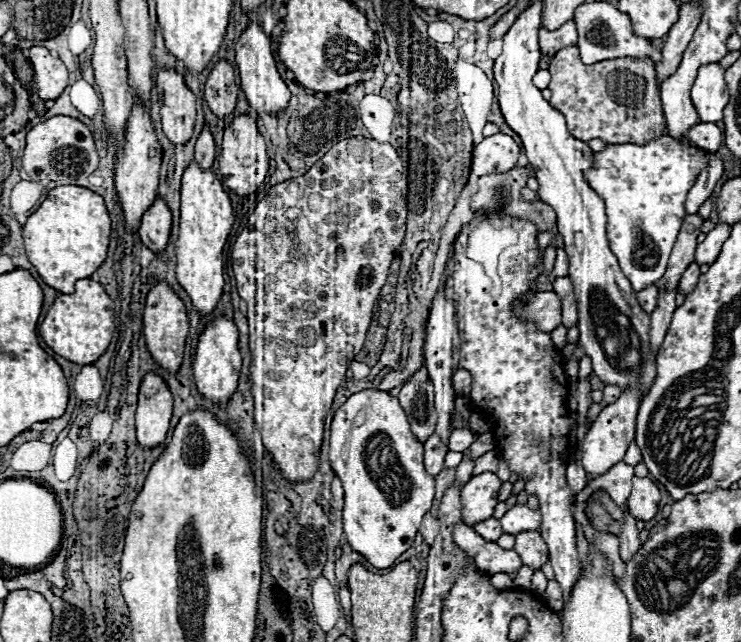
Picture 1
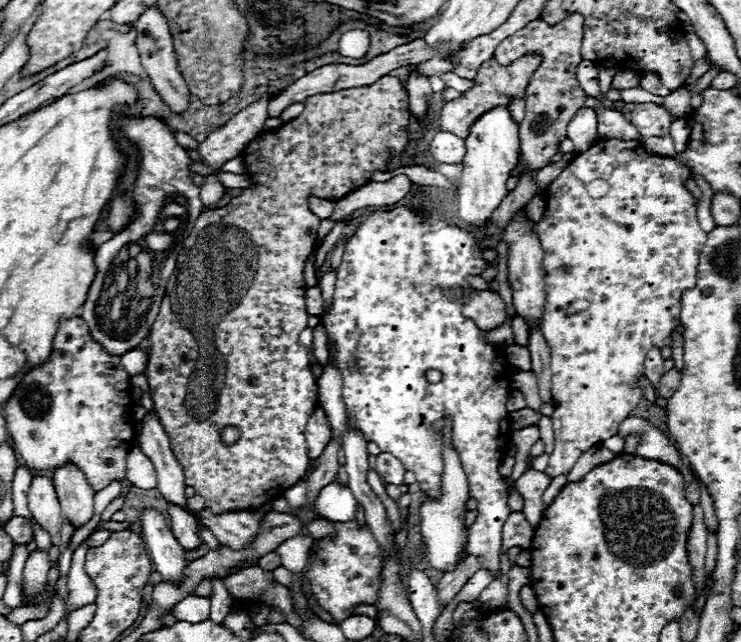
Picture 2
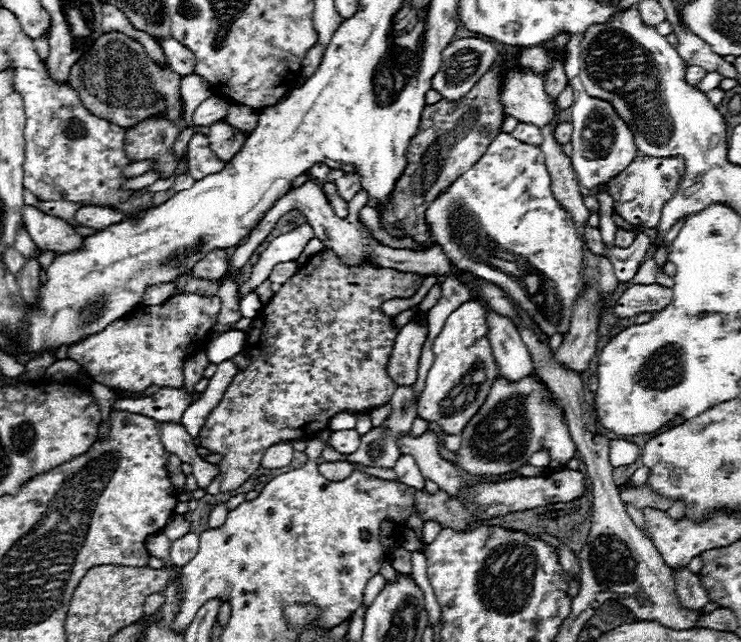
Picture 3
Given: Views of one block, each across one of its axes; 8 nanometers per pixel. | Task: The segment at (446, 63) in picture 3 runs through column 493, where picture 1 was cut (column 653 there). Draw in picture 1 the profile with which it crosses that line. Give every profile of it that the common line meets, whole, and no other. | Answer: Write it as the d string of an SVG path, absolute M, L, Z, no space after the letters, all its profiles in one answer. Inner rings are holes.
M586 2L582 6L578 6L576 14L574 14L574 22L576 30L578 30L578 48L580 48L580 56L584 64L596 64L602 60L610 60L610 58L648 58L654 64L658 64L662 60L662 50L652 46L652 42L648 38L636 36L632 32L632 24L630 18L626 18L626 14L622 14L620 10L616 10L610 2Z

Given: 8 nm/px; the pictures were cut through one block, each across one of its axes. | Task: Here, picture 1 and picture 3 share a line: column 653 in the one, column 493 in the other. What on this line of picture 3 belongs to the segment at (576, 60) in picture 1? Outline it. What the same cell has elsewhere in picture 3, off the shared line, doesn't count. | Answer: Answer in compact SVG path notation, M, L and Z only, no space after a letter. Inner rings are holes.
M528 46L520 48L518 54L514 52L500 52L496 62L490 66L490 70L472 86L472 90L462 96L456 102L438 100L436 104L426 106L420 118L418 134L408 146L408 166L400 180L396 182L392 202L386 210L386 216L382 218L382 224L386 226L388 234L392 236L410 236L418 242L424 242L428 246L434 244L430 238L430 228L426 224L424 212L430 206L430 202L454 182L460 174L464 174L474 162L486 152L486 146L502 132L502 122L506 118L502 102L500 102L500 66L502 62L514 62L522 70L532 70L534 74L540 74L542 78L552 70L552 58L550 52L544 46Z

